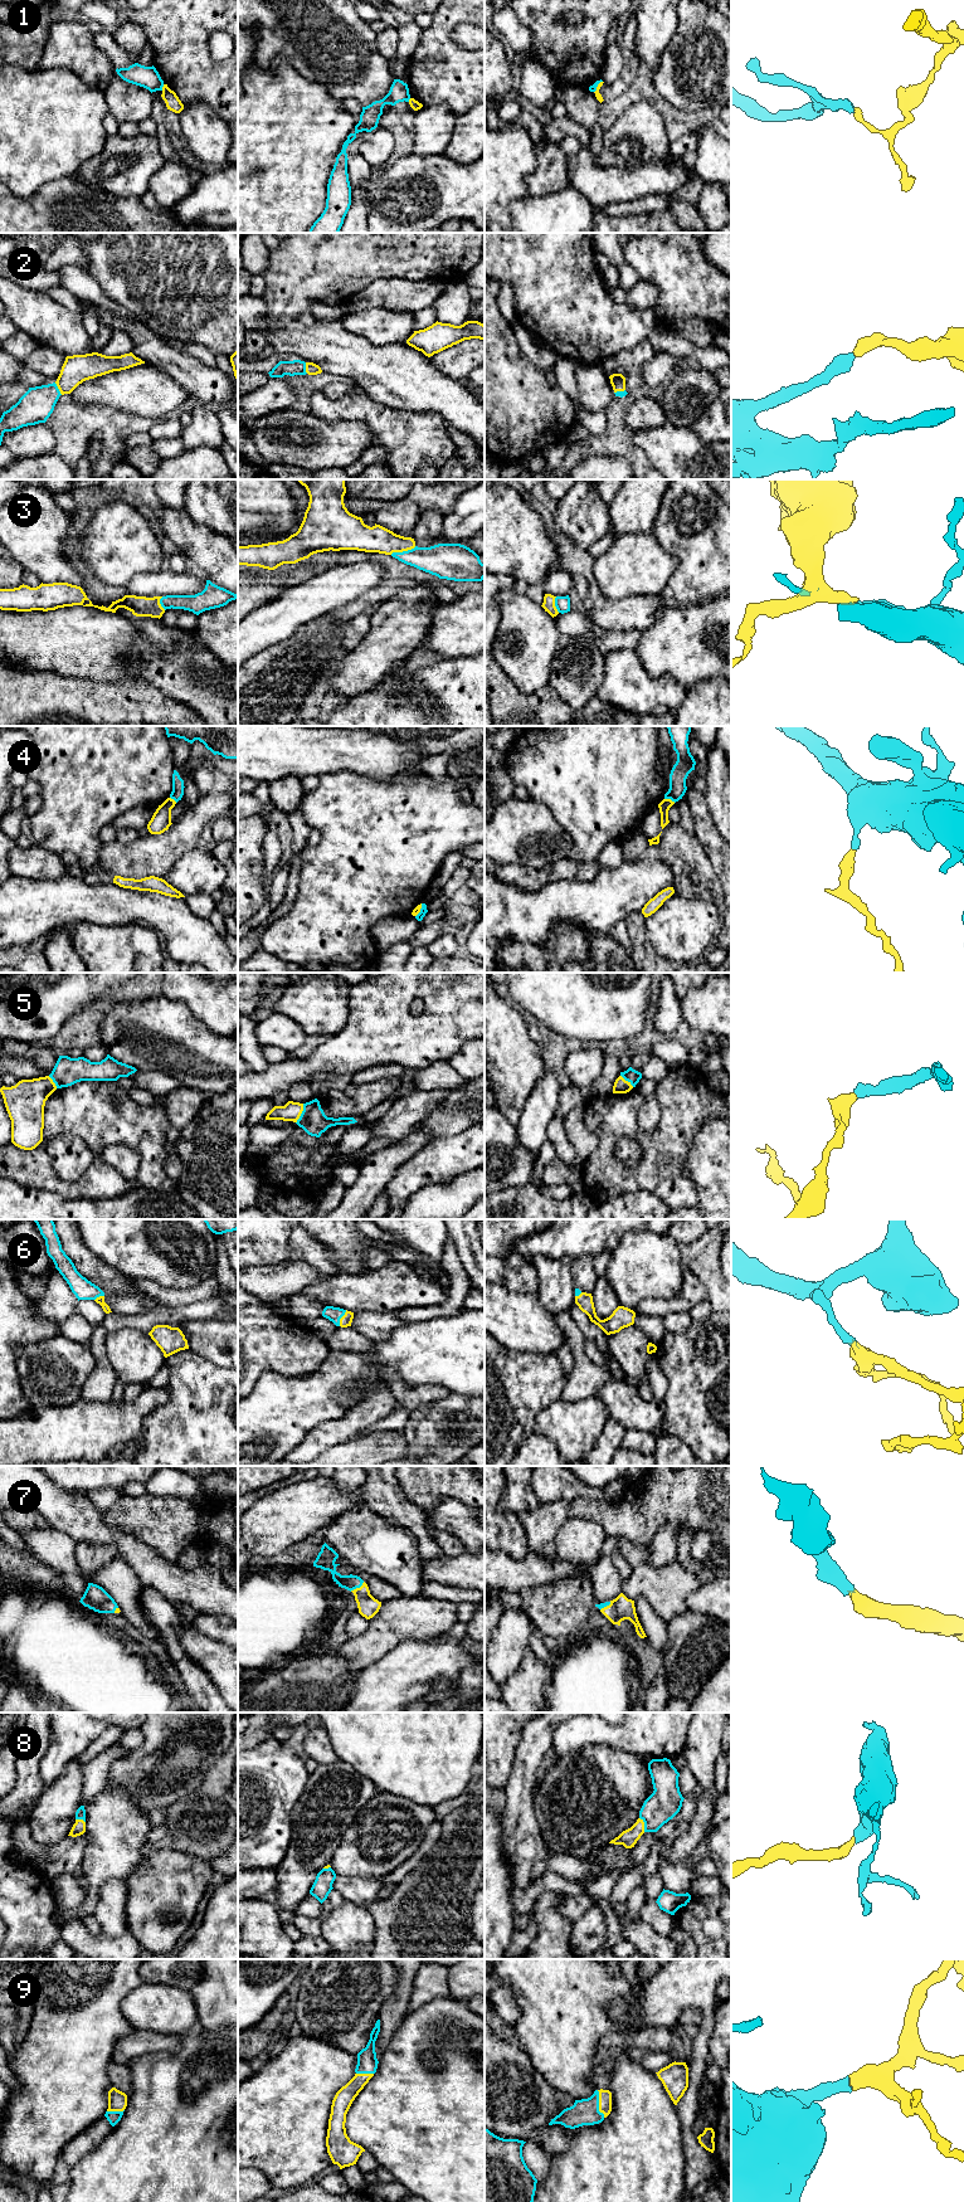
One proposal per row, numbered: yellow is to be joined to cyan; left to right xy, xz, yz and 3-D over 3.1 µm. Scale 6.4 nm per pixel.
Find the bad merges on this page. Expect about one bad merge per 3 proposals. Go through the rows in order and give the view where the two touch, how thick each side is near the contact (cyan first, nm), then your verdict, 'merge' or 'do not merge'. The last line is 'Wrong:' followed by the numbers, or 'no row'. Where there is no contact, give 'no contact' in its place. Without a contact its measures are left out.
1: xy | 140/90 nm | do not merge
2: xy | 220/180 nm | merge
3: xz | 200/170 nm | merge
4: yz | 120/70 nm | do not merge
5: xz | 170/120 nm | do not merge
6: xz | 100/70 nm | merge
7: xz | 110/130 nm | merge
8: yz | 200/110 nm | merge
9: yz | 170/80 nm | merge
Wrong: 1, 4, 5

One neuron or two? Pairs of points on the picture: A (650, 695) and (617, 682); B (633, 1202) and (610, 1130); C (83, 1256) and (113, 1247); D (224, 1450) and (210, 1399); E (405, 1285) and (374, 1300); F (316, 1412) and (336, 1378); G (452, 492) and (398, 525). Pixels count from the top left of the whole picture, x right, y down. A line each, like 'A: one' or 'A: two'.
A: one
B: two
C: two
D: one
E: one
F: one
G: one

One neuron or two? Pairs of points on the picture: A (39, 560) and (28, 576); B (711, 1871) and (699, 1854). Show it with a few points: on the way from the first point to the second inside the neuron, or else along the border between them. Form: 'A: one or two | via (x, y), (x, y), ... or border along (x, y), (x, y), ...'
A: two | border along (24, 569), (33, 573), (40, 583)
B: two | border along (707, 1856), (697, 1865), (694, 1877)

